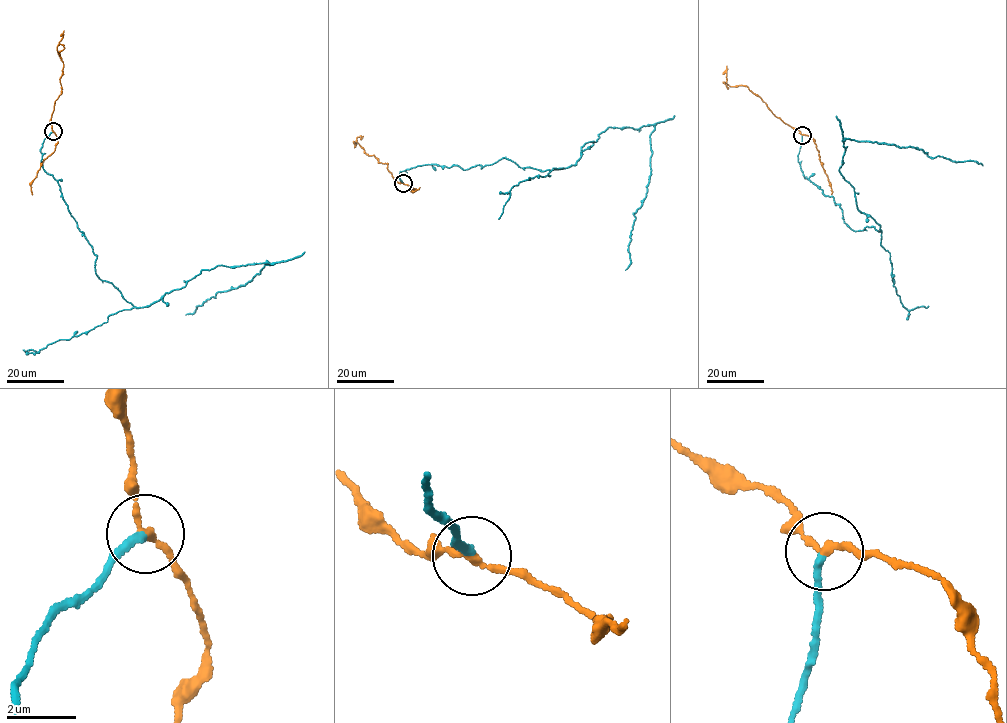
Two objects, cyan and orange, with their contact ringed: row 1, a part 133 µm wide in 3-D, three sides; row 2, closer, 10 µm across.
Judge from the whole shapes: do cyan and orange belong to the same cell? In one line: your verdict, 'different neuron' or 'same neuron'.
different neuron

